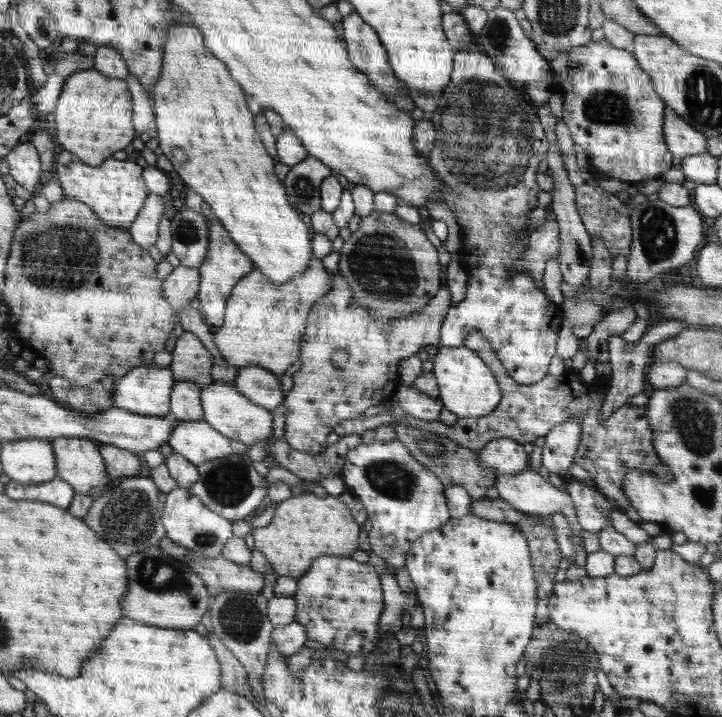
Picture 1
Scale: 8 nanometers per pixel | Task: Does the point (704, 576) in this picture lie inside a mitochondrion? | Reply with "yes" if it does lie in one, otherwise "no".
no

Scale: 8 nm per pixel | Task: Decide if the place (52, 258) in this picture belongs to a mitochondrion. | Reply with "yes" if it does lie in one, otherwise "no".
yes

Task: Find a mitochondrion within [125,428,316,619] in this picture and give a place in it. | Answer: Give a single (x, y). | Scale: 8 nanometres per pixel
(228, 484)

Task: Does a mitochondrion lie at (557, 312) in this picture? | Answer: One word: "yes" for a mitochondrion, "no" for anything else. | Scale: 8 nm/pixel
no

